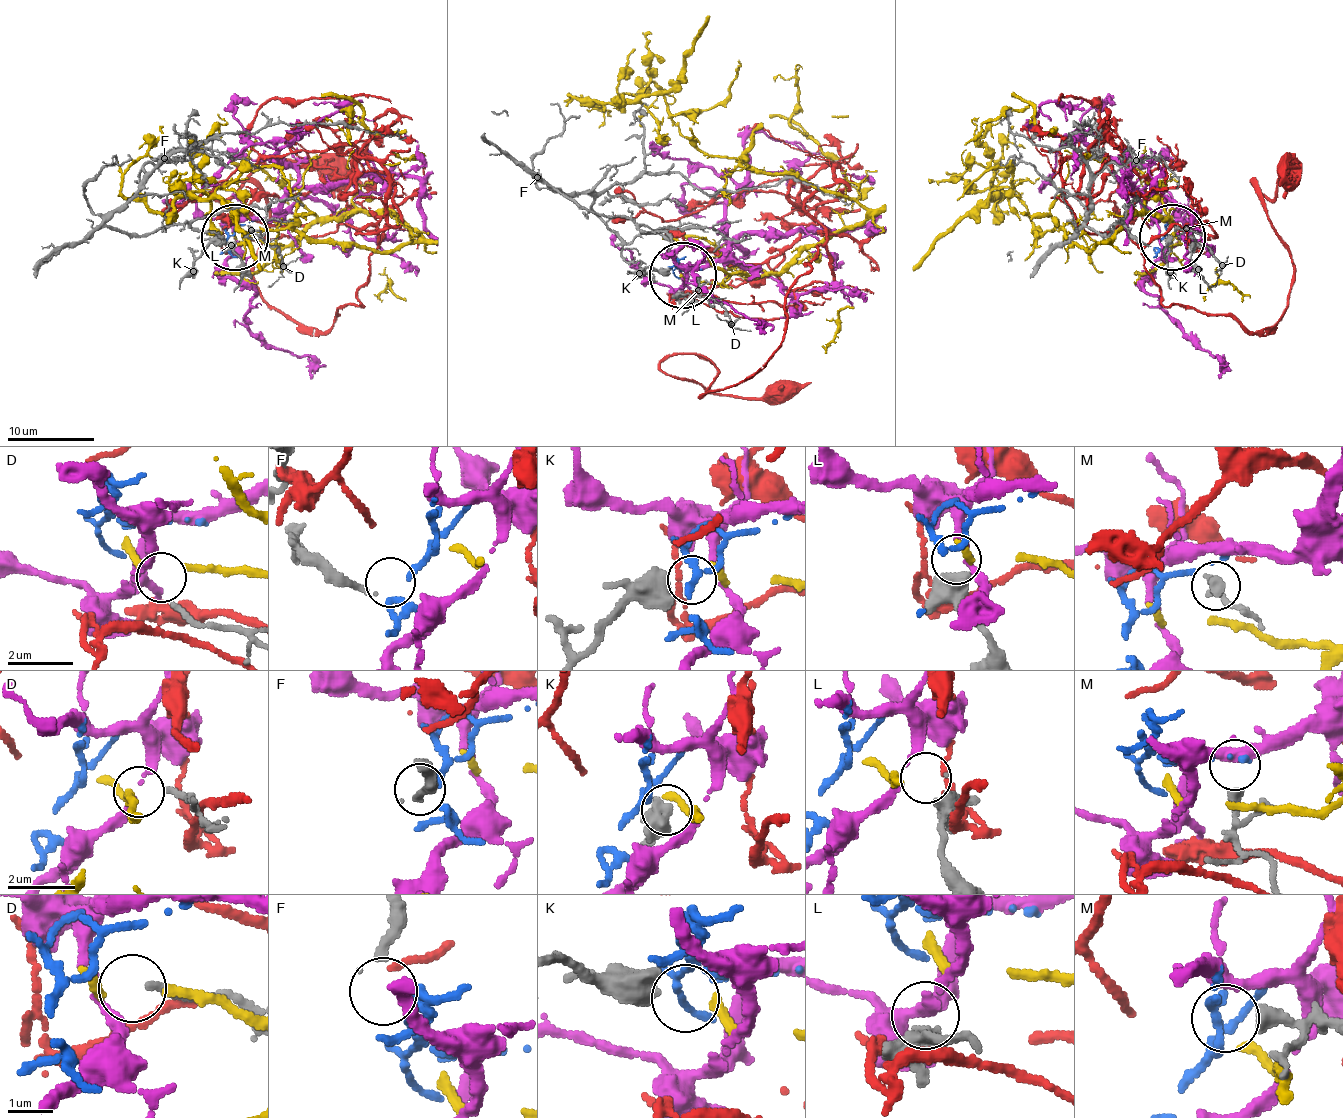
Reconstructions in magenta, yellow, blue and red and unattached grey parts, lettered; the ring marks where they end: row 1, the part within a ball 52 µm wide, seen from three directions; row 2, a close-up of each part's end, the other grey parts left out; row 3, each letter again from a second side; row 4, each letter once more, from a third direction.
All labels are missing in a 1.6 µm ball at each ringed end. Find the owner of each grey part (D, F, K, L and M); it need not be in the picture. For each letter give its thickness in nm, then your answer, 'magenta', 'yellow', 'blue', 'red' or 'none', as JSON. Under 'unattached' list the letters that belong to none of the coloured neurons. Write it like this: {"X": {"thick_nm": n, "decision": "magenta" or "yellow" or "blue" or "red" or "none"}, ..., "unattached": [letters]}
{"D": {"thick_nm": 160, "decision": "yellow"}, "F": {"thick_nm": 200, "decision": "blue"}, "K": {"thick_nm": 700, "decision": "none"}, "L": {"thick_nm": 400, "decision": "magenta"}, "M": {"thick_nm": 240, "decision": "none"}, "unattached": ["K", "M"]}

